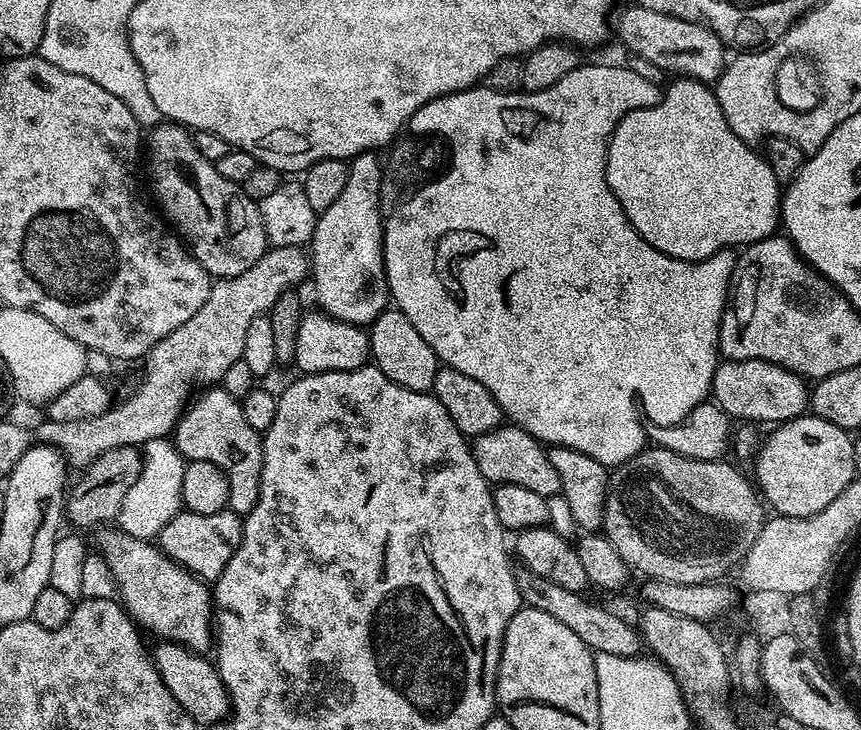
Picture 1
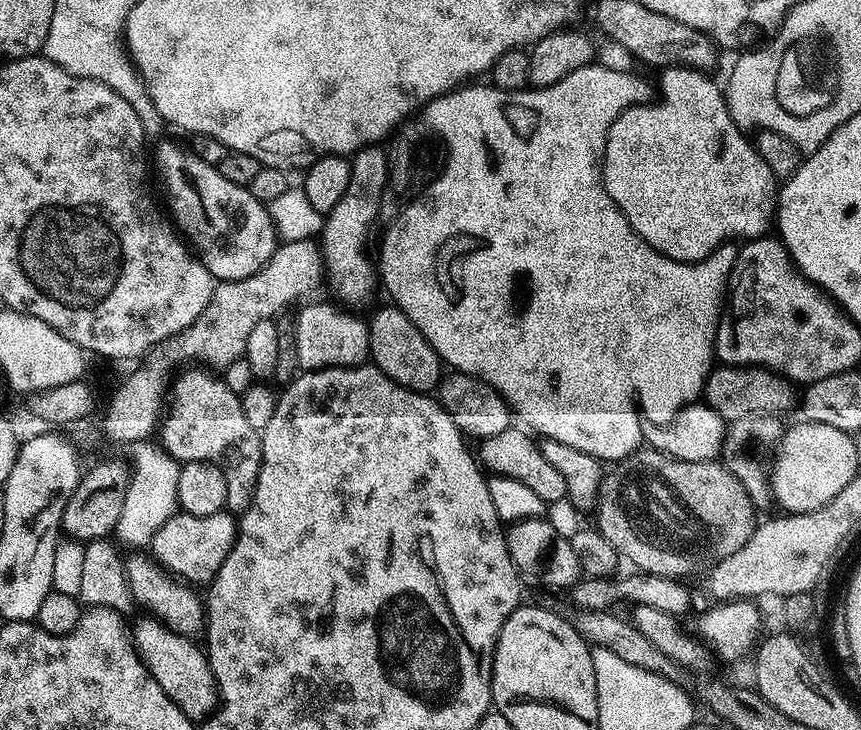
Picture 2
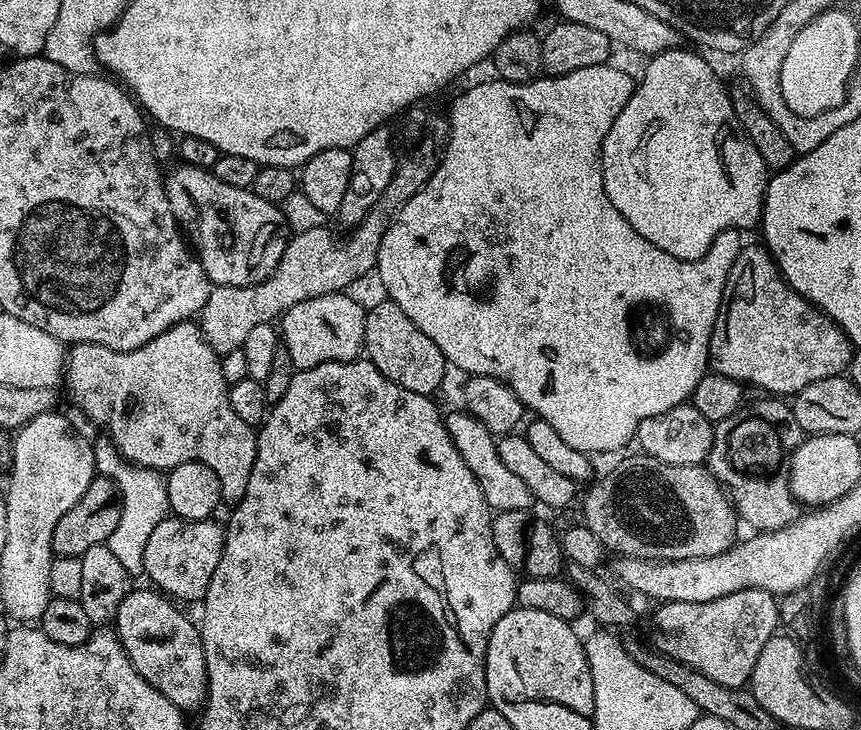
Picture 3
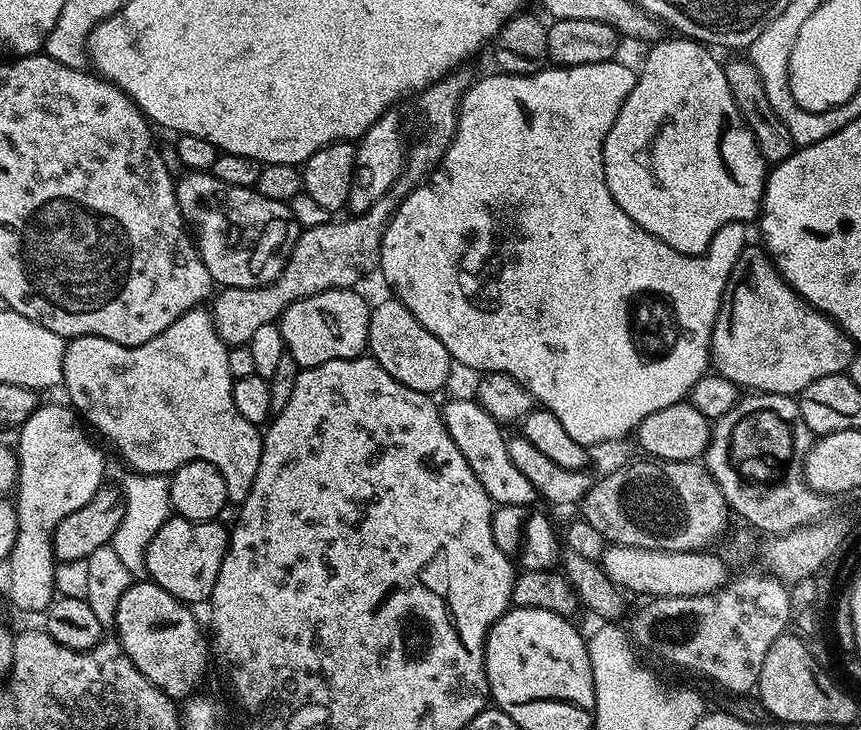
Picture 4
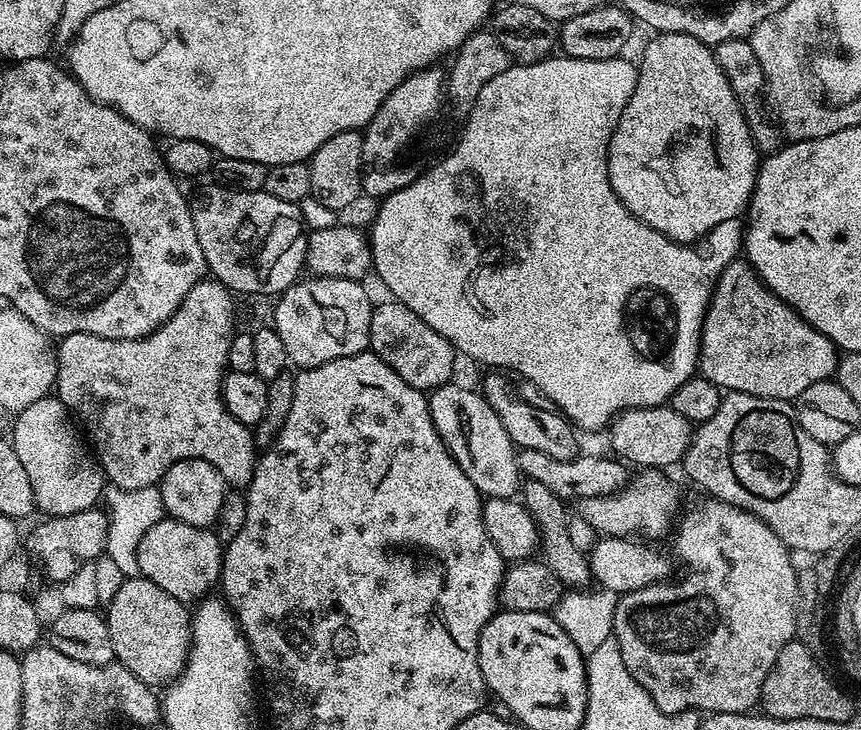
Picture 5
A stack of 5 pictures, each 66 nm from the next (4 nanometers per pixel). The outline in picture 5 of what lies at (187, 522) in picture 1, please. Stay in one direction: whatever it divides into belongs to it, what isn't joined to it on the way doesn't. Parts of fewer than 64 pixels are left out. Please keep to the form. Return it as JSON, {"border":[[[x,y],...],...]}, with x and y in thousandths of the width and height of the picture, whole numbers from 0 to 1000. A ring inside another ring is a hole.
{"border":[[[199,710],[184,714],[165,732],[165,742],[160,742],[158,763],[163,788],[193,808],[197,819],[207,819],[216,830],[226,829],[245,812],[242,810],[246,804],[254,801],[256,781],[260,777],[261,747],[258,740],[256,745],[249,730],[246,723],[221,721]]]}

